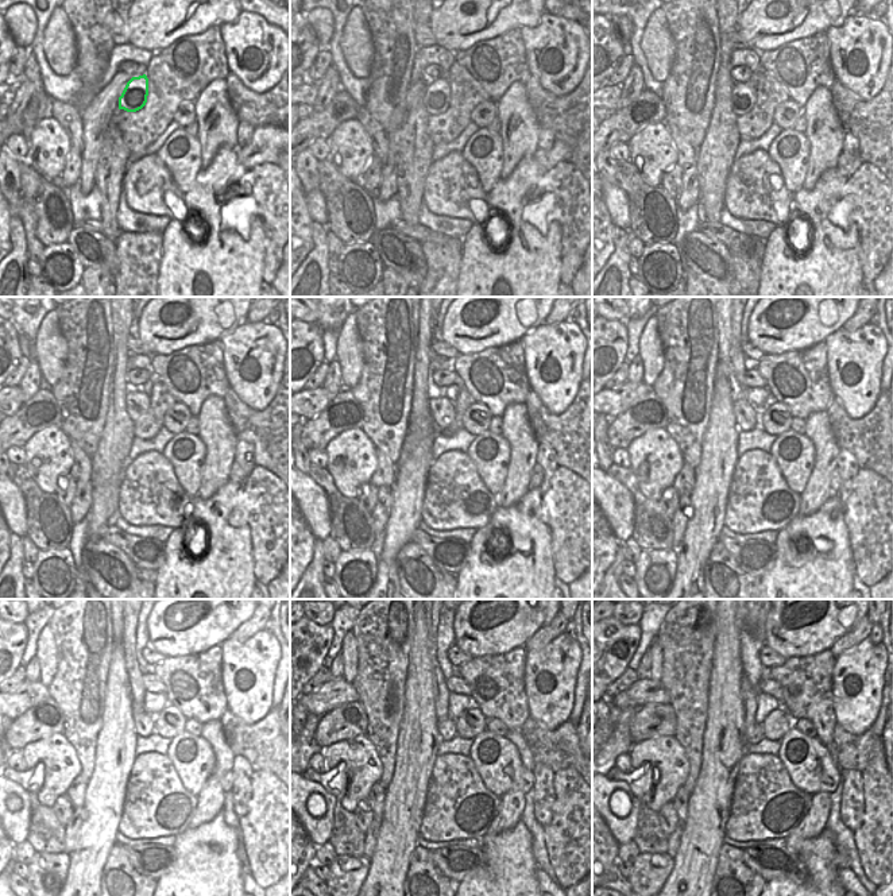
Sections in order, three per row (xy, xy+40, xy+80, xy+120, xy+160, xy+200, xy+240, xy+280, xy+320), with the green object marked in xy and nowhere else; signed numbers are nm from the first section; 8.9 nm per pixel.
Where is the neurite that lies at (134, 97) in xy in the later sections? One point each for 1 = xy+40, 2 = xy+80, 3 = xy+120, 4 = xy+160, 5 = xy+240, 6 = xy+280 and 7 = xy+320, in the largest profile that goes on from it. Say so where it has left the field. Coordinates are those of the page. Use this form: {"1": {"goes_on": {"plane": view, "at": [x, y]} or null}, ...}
{"1": {"goes_on": {"plane": "xy+40", "at": [436, 100]}}, "2": {"goes_on": {"plane": "xy+80", "at": [743, 95]}}, "3": {"goes_on": {"plane": "xy+120", "at": [136, 401]}}, "4": {"goes_on": {"plane": "xy+160", "at": [443, 410]}}, "5": {"goes_on": {"plane": "xy+240", "at": [143, 721]}}, "6": {"goes_on": {"plane": "xy+280", "at": [447, 729]}}, "7": {"goes_on": {"plane": "xy+320", "at": [753, 736]}}}

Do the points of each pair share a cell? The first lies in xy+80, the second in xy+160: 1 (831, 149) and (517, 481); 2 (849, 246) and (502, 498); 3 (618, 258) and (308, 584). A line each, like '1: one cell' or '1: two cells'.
1: one cell
2: two cells
3: one cell

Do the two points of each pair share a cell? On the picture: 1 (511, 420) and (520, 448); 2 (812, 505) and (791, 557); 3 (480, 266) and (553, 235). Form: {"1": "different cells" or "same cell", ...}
{"1": "same cell", "2": "different cells", "3": "same cell"}

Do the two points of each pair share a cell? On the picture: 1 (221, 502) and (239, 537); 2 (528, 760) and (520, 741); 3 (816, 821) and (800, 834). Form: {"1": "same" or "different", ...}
{"1": "same", "2": "same", "3": "same"}

